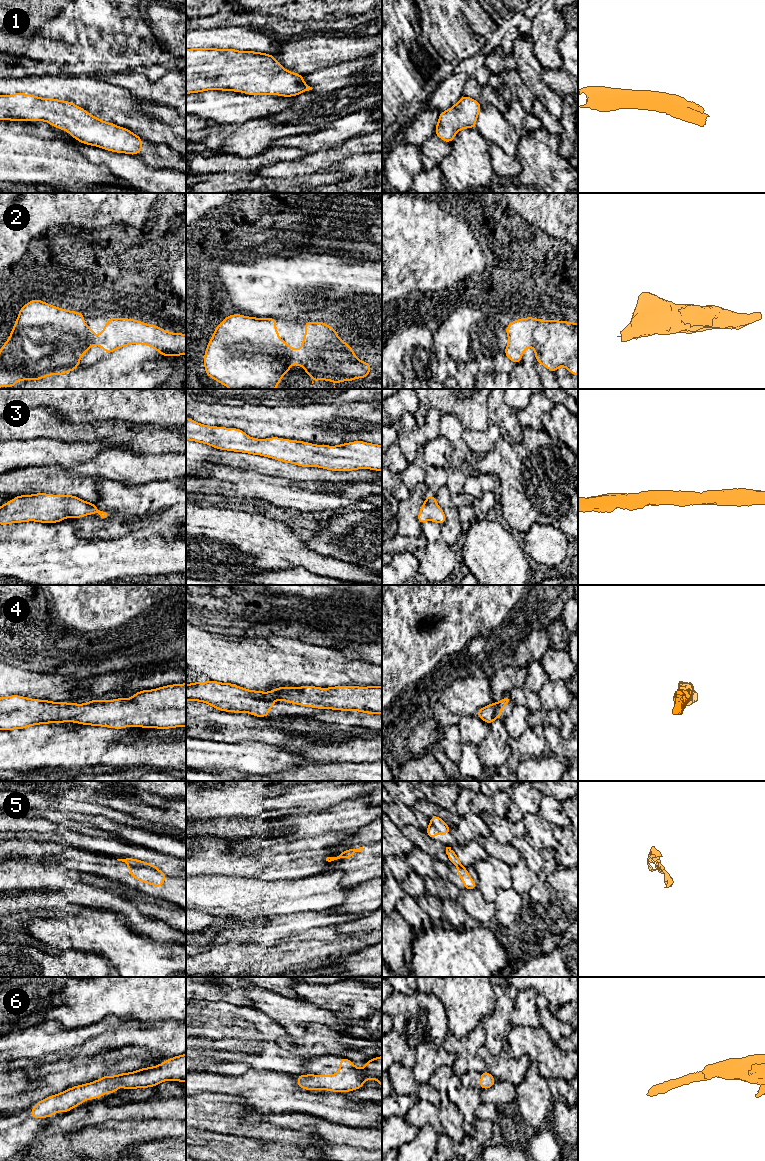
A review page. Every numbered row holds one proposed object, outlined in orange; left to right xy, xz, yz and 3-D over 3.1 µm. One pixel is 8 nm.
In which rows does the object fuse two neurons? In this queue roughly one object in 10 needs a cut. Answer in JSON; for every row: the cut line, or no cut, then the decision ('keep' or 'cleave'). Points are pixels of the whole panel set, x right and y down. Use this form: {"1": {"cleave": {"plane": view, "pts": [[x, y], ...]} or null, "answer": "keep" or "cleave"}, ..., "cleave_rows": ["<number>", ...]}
{"1": {"cleave": null, "answer": "keep"}, "2": {"cleave": null, "answer": "keep"}, "3": {"cleave": null, "answer": "keep"}, "4": {"cleave": null, "answer": "keep"}, "5": {"cleave": {"plane": "xy", "pts": [[128, 864], [148, 867]]}, "answer": "cleave"}, "6": {"cleave": null, "answer": "keep"}, "cleave_rows": ["5"]}

